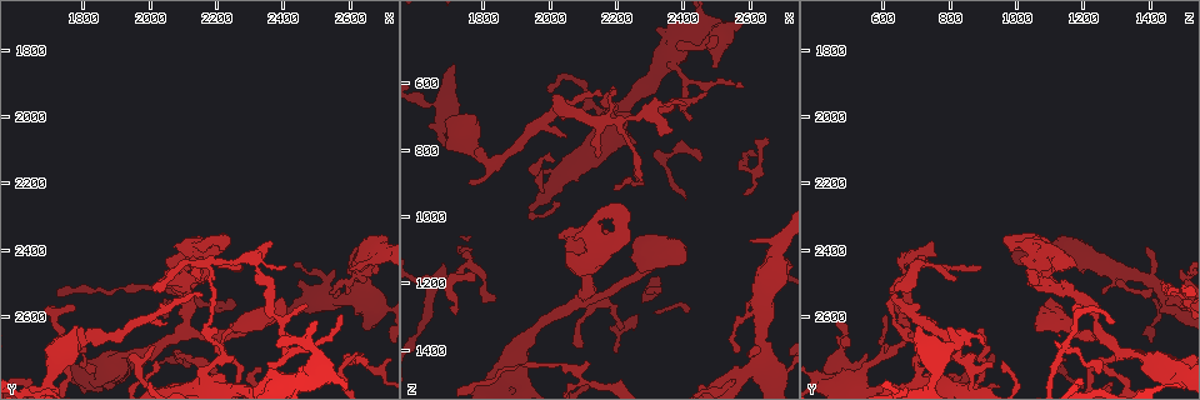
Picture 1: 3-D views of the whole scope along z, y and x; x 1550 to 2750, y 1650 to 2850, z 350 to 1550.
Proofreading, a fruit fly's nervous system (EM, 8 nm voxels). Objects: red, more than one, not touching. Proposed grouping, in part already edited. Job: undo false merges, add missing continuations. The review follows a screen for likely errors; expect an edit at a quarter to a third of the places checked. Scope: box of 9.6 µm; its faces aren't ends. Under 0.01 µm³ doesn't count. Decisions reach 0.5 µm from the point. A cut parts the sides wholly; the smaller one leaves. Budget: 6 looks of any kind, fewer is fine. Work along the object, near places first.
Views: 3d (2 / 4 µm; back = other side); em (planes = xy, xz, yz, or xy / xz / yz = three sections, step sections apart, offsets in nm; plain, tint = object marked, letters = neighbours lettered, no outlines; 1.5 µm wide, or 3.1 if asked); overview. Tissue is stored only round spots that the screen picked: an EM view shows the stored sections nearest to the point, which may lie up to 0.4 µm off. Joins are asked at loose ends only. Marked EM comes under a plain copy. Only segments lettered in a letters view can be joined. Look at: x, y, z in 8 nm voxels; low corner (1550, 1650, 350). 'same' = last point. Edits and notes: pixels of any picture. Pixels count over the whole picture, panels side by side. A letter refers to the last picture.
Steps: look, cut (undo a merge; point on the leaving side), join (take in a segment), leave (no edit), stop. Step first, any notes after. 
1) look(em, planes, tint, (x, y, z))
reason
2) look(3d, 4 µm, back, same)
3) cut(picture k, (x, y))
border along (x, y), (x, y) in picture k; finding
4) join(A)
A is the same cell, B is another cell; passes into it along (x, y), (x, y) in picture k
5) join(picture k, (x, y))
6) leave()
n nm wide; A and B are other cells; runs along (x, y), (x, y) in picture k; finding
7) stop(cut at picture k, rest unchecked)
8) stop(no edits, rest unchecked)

look(em, planes, letters, (1980, 2740, 940))
an open end

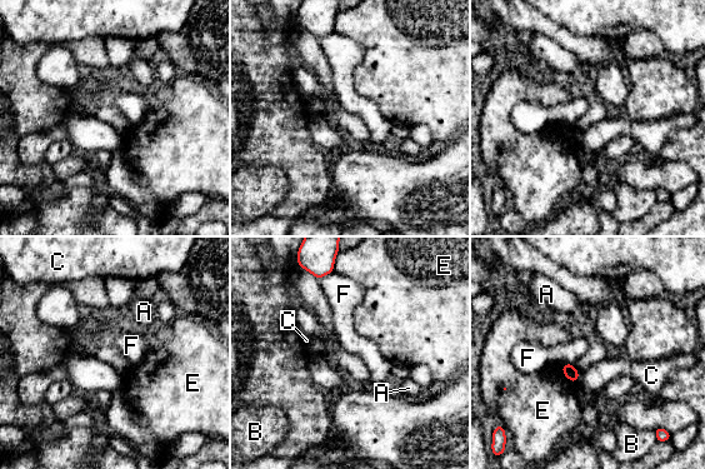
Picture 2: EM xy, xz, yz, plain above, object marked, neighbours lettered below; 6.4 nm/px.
leave()
80 nm wide; A, B, C, E and F are other cells; border along (579, 372), (576, 380) in picture 2; no lettered segment goes on from it

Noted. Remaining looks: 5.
look(em, planes, tint, (2280, 2460, 900))
branch stops here

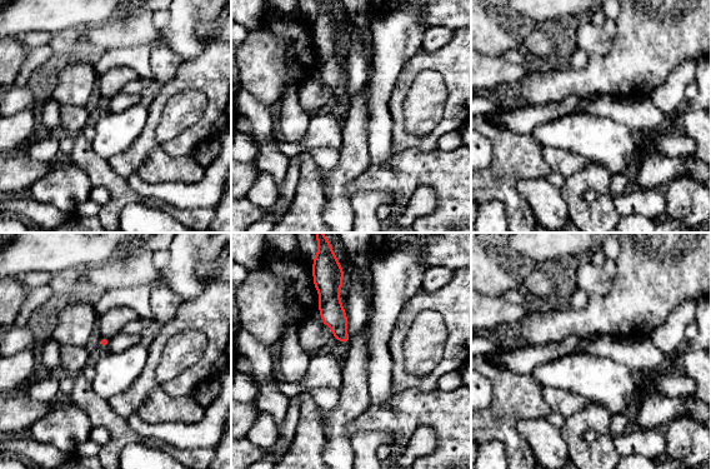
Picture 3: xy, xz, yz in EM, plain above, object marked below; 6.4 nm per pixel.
look(em, planes, letters, same)
what lies round it

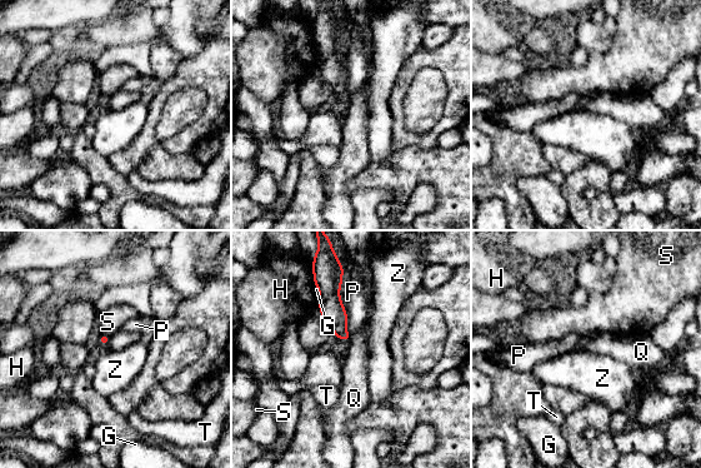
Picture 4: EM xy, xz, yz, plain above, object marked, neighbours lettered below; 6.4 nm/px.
leave()
P touches over 440 nm; G, H, P, Q, S, T and Z are other cells; none of them fits

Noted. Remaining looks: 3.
look(em, xy, step 8, tint, (2010, 2510, 640))
free end

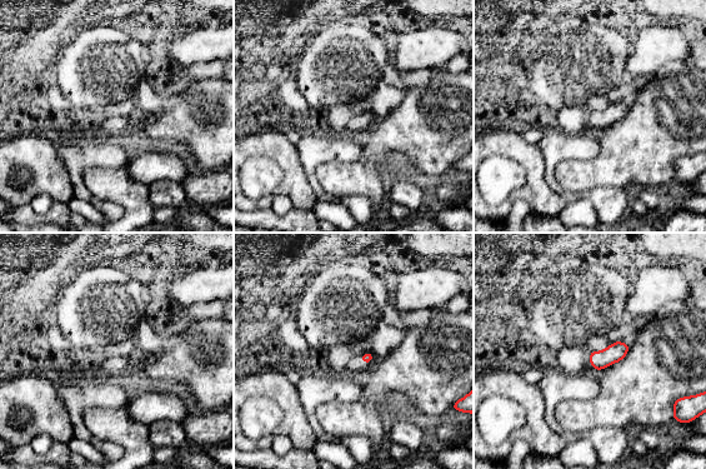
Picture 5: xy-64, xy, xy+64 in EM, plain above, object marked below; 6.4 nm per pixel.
look(em, planes, letters, same)
cut it another way

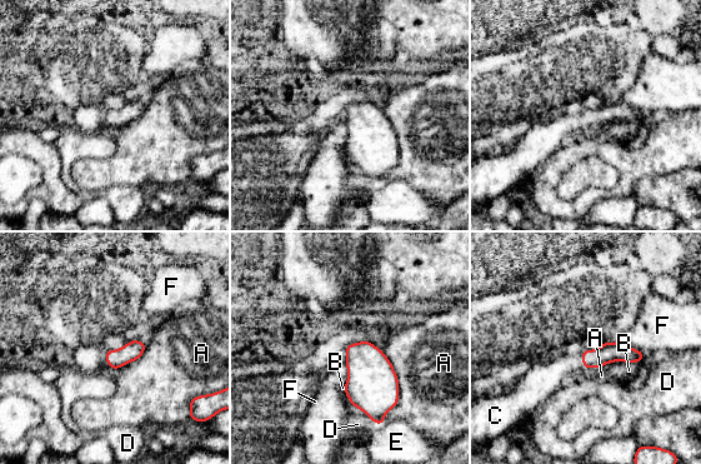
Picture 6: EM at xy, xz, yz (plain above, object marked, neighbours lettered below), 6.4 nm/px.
join(C)
120 nm wide; C is the same cell, A, B, D, E and F are other cells; the cell continues

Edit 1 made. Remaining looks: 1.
stop(join at picture 6, rest unchecked)

